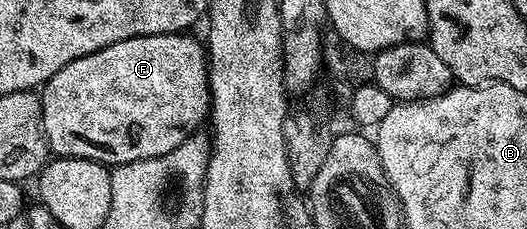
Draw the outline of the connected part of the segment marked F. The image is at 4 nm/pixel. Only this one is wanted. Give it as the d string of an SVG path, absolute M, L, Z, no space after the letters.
M193 34L136 36L67 62L39 92L41 125L50 153L57 158L74 156L116 166L166 156L190 139L204 120L206 123L211 97L206 45L189 35Z

